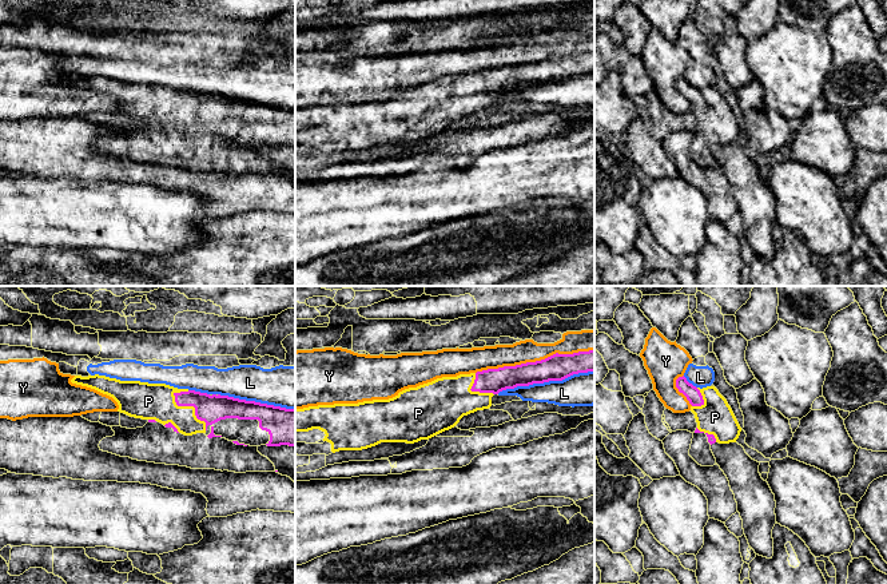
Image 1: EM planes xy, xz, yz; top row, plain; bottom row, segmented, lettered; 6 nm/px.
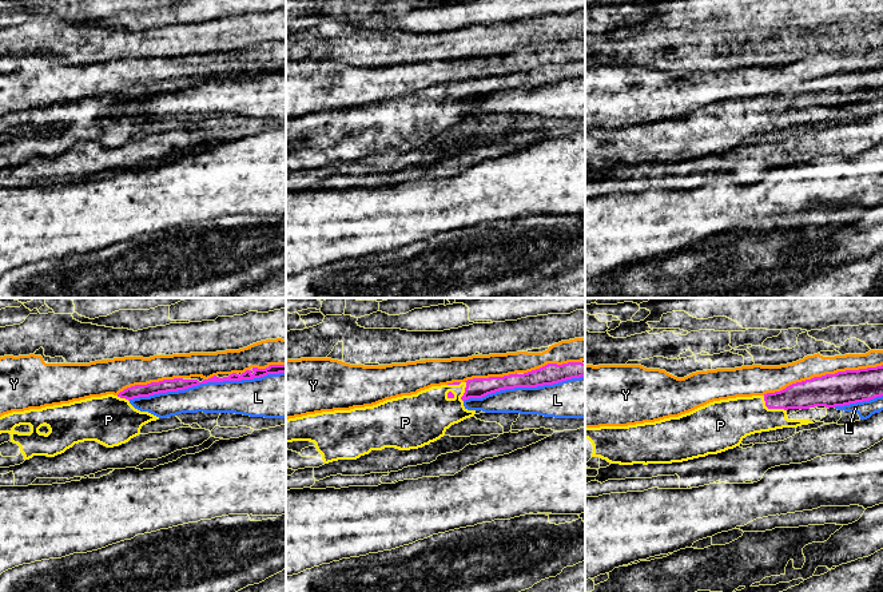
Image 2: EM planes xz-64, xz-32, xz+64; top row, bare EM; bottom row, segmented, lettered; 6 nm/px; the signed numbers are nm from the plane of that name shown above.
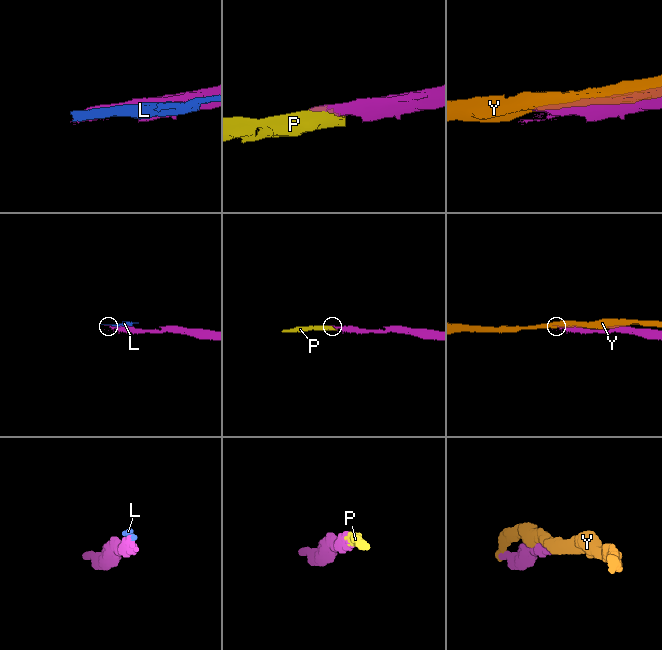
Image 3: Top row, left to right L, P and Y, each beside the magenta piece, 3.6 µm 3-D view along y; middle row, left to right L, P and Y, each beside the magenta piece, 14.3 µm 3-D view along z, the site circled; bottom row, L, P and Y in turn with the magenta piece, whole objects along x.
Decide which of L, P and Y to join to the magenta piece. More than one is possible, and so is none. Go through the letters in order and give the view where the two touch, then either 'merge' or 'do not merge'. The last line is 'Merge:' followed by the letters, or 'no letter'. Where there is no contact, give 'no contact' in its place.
L: xz | do not merge
P: xy | merge
Y: xz | do not merge
Merge: P

